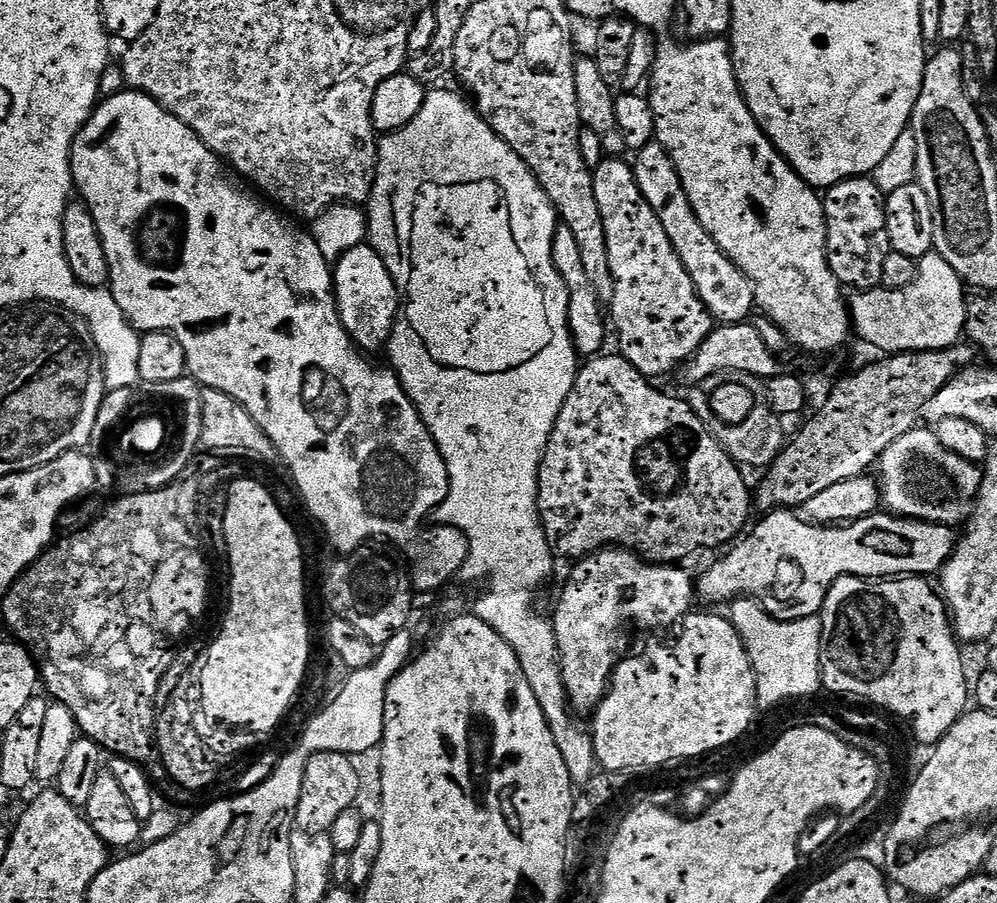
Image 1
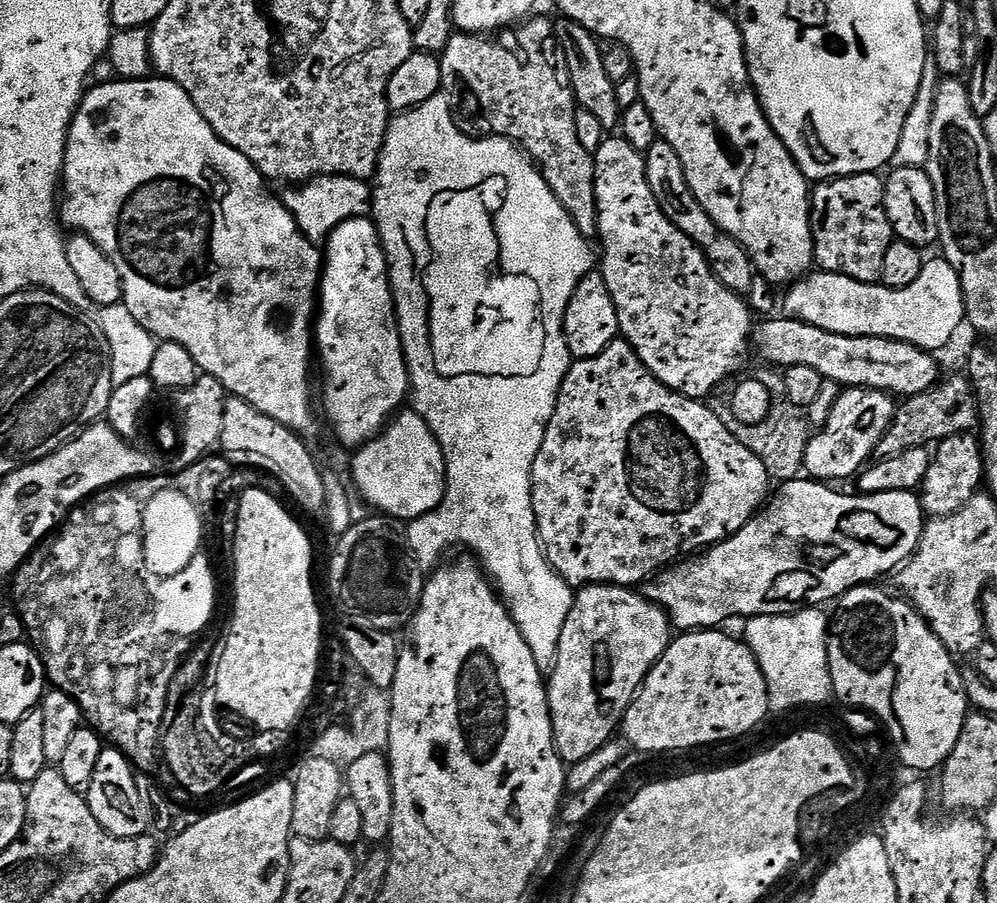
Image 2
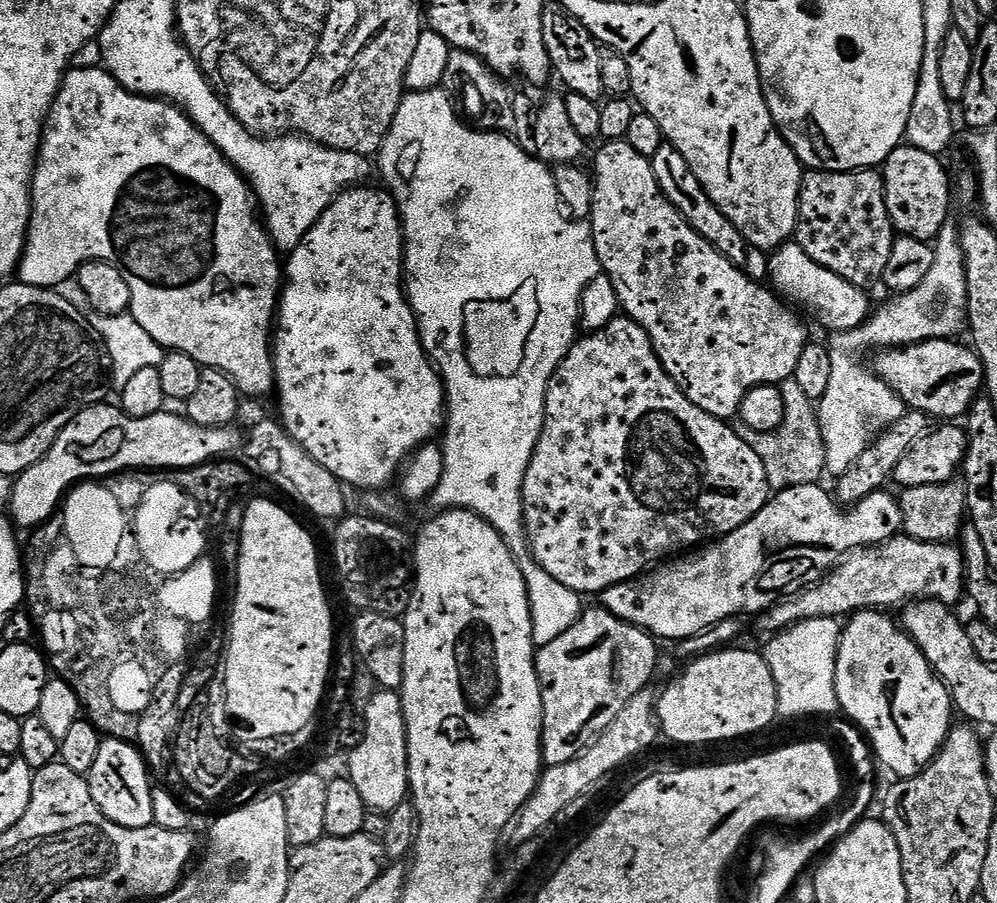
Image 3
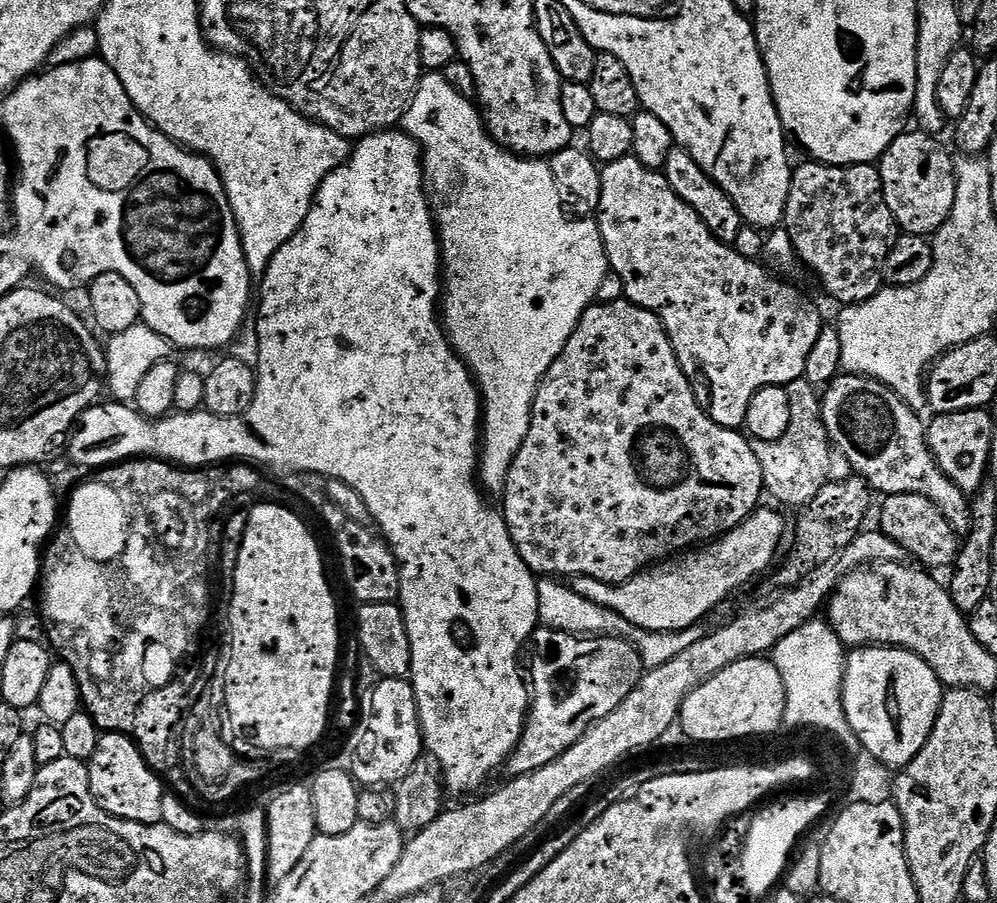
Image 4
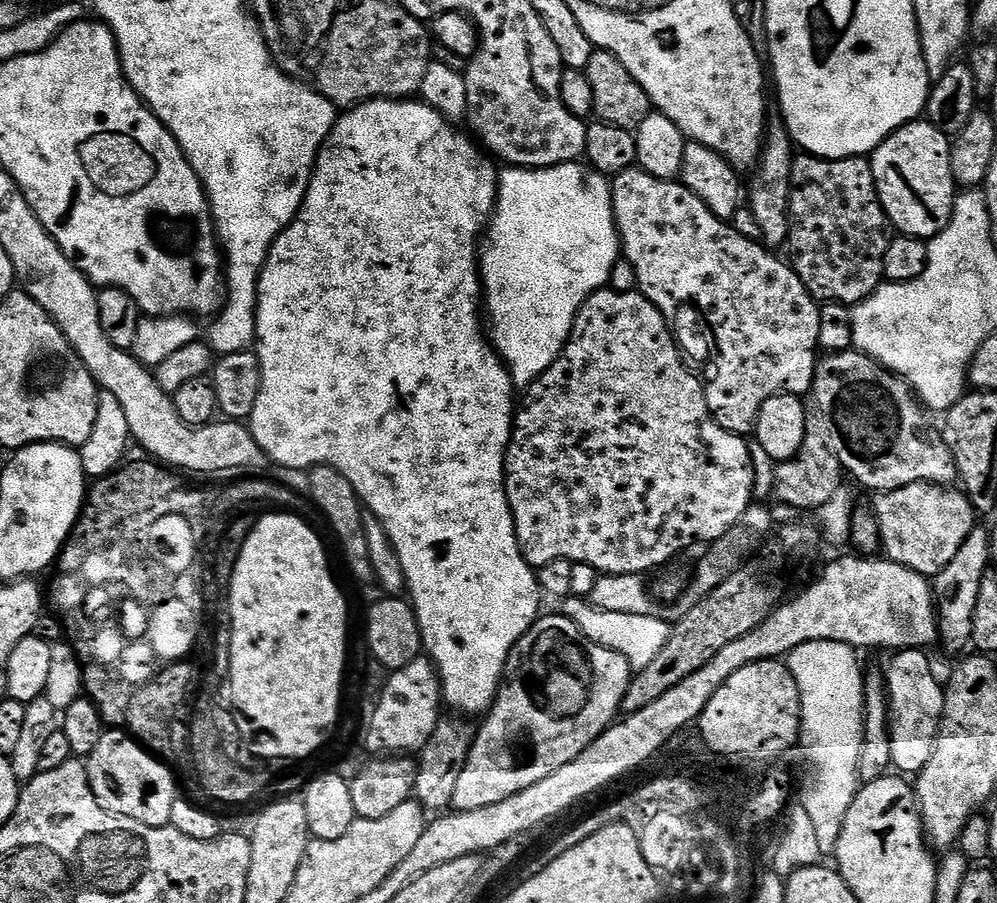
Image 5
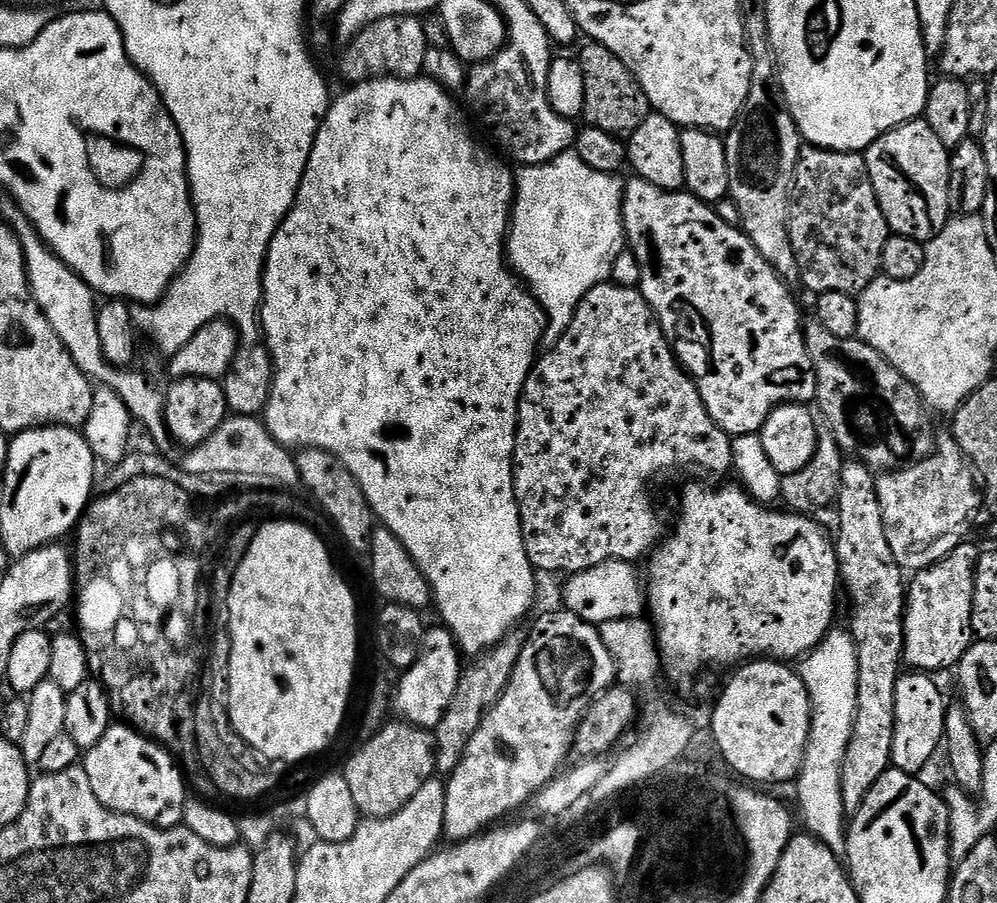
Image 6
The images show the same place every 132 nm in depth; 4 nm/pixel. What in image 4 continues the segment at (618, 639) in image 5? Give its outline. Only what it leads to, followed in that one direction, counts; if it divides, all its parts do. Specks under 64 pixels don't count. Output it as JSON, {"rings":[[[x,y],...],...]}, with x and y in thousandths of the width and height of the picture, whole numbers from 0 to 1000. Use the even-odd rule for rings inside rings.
{"rings":[[[546,640],[539,646],[541,690],[548,695],[561,700],[571,700],[574,704],[593,702],[599,704],[616,704],[623,709],[632,710],[642,721],[642,731],[647,741],[659,740],[672,733],[684,720],[693,715],[696,700],[693,695],[685,695],[682,700],[653,700],[647,695],[638,695],[624,680],[612,676],[608,671],[600,671],[600,667],[588,667],[569,646],[558,640]]]}

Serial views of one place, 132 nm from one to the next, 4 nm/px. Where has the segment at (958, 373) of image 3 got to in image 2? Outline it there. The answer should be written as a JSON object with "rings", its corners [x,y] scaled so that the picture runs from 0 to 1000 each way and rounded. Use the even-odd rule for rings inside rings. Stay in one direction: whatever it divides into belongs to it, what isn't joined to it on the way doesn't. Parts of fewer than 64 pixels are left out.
{"rings":[[[770,352],[765,357],[767,359],[759,358],[756,363],[756,390],[766,398],[765,402],[770,405],[777,405],[779,409],[785,410],[792,405],[812,405],[816,410],[820,410],[820,414],[824,414],[827,421],[835,421],[840,427],[846,427],[847,430],[876,430],[882,434],[889,434],[899,441],[910,441],[913,439],[920,439],[925,436],[929,432],[933,432],[944,420],[945,413],[943,408],[939,404],[940,395],[934,390],[928,390],[926,385],[917,383],[916,381],[910,381],[904,377],[894,377],[893,374],[881,374],[880,372],[850,372],[849,370],[832,370],[832,365],[824,365],[820,361],[815,359],[805,359],[803,354],[796,354],[793,352]]]}

